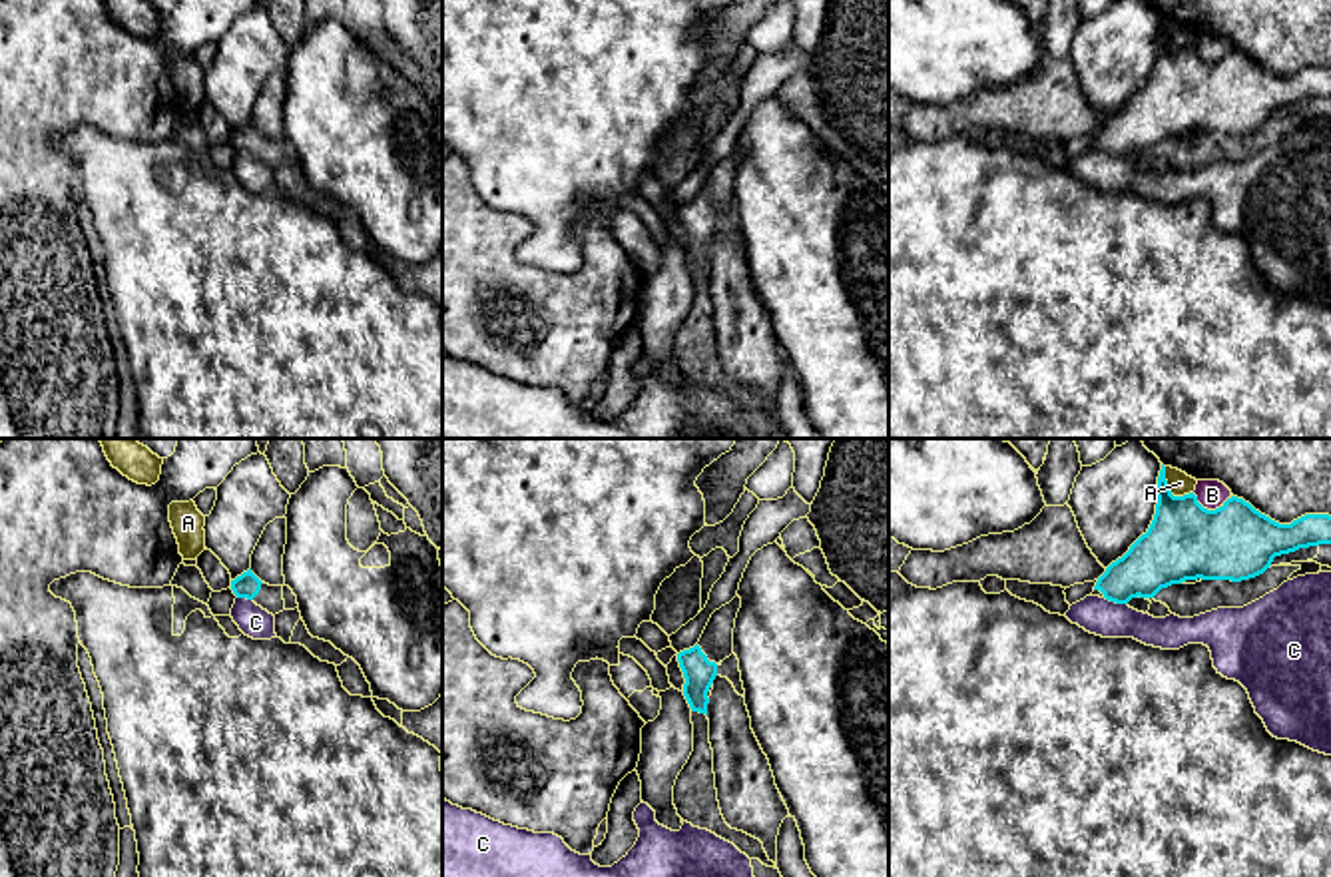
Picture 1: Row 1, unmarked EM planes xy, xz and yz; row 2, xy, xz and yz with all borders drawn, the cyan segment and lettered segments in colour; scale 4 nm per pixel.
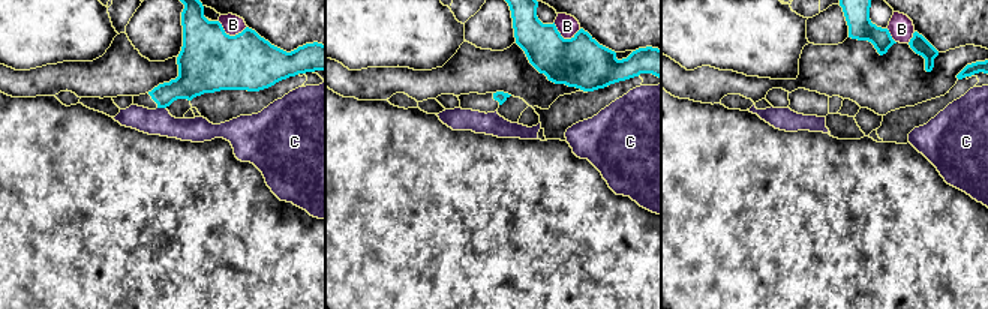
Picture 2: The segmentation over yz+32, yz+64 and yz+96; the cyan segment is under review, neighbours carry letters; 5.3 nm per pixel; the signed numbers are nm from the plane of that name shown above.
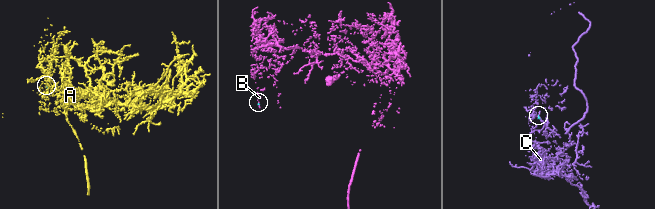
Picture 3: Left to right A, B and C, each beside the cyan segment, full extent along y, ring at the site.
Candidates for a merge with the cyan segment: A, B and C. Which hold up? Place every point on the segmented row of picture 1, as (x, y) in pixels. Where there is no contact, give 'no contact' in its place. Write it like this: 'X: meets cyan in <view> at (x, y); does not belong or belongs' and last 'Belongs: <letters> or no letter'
A: meets cyan in yz at (1170, 491); does not belong
B: meets cyan in yz at (1210, 511); does not belong
C: meets cyan in yz at (1116, 602); does not belong
Belongs: no letter

